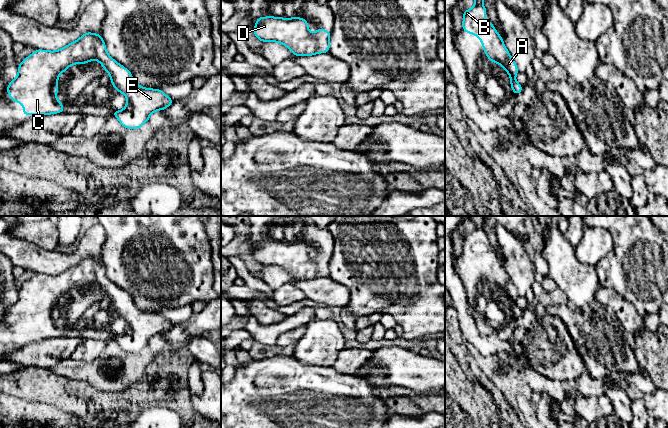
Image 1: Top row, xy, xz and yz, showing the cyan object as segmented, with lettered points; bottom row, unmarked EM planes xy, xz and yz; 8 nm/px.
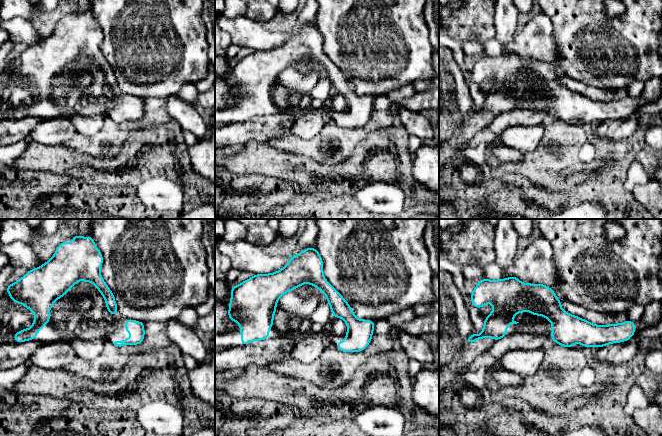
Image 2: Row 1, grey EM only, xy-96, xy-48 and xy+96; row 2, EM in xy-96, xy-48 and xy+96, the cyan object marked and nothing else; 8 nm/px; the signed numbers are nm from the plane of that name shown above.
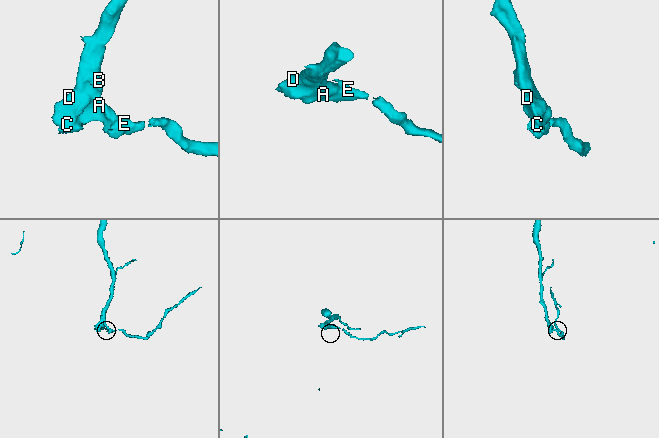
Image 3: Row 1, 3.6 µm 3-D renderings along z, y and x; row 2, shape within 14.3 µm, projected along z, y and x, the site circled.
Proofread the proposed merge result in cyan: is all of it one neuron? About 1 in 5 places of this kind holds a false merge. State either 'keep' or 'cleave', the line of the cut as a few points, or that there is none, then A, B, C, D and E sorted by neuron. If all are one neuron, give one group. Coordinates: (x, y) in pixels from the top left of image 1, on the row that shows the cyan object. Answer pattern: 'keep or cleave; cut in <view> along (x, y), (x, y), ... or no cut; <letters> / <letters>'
keep; no cut; A B C D E

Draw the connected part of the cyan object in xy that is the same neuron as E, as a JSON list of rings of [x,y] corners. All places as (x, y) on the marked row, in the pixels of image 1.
[[[84,33],[78,40],[71,42],[57,51],[36,49],[18,65],[18,76],[7,85],[9,97],[17,103],[23,104],[23,115],[38,114],[39,116],[64,113],[63,102],[56,98],[58,91],[58,76],[64,73],[72,64],[86,64],[92,60],[101,63],[110,75],[110,80],[117,92],[126,96],[127,104],[121,111],[113,110],[112,114],[118,118],[120,124],[127,129],[139,129],[148,122],[150,115],[169,107],[174,100],[160,89],[139,86],[131,72],[116,62],[106,51],[105,42],[101,34]]]

